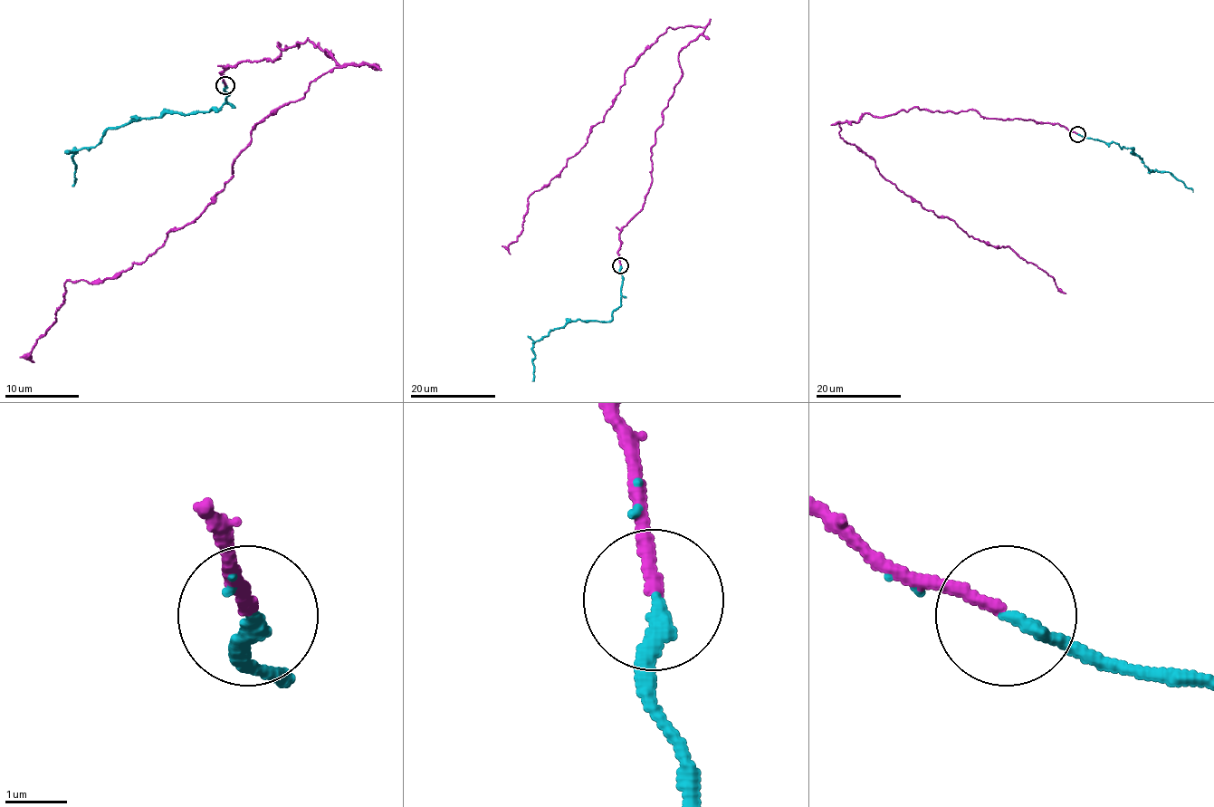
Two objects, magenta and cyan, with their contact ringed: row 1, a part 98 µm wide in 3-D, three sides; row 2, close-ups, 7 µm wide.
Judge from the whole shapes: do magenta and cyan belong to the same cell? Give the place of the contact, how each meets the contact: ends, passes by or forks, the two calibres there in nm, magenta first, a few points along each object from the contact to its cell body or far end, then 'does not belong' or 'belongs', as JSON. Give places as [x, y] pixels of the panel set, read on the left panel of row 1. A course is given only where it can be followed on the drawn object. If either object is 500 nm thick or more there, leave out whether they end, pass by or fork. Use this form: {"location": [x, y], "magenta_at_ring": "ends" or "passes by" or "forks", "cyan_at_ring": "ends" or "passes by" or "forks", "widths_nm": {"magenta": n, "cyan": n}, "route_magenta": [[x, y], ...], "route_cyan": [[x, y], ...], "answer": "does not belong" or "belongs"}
{"location": [224, 85], "magenta_at_ring": "ends", "cyan_at_ring": "passes by", "widths_nm": {"magenta": 200, "cyan": 170}, "route_magenta": [[225, 86], [224, 67], [307, 38], [369, 63], [275, 108], [144, 261], [67, 282], [33, 362]], "route_cyan": [[225, 86], [229, 93], [218, 108], [137, 117], [109, 129], [94, 147], [72, 150], [72, 186]], "answer": "belongs"}

